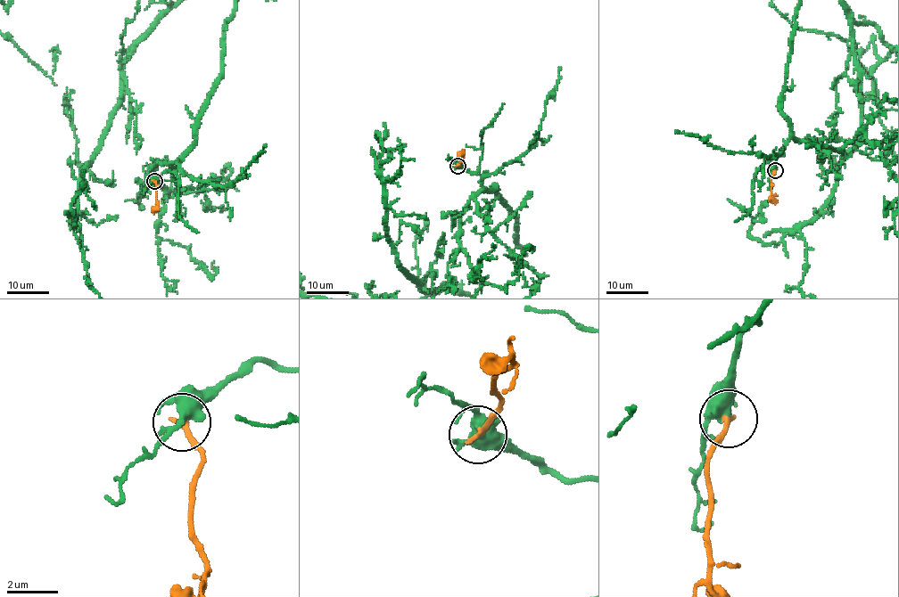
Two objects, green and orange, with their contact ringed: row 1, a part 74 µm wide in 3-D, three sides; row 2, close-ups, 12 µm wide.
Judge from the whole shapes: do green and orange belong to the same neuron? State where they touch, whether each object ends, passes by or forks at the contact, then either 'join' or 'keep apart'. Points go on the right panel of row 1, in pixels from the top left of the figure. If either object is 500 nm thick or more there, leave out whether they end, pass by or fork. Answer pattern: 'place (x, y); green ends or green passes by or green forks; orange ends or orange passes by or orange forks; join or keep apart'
place (775, 170); green passes by; orange ends; keep apart

